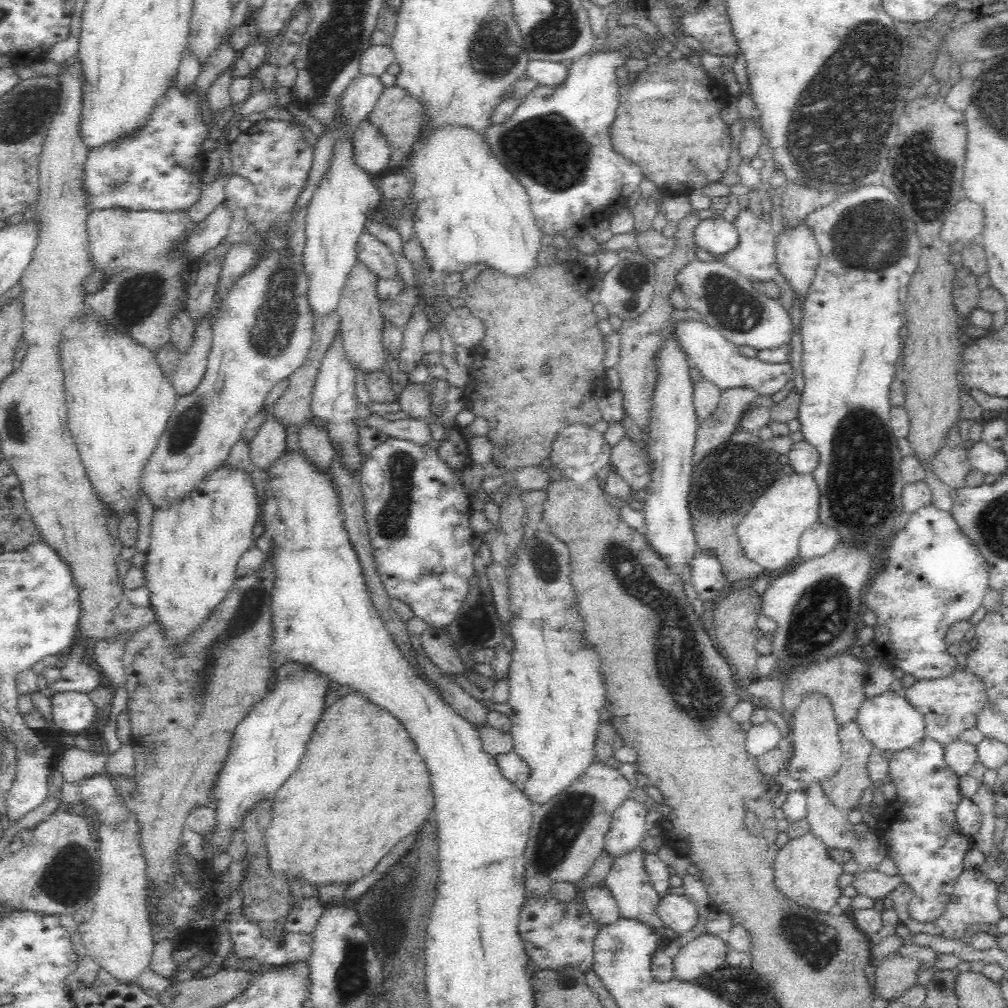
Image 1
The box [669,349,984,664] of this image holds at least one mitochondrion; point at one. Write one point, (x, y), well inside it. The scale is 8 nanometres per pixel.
(861, 473)

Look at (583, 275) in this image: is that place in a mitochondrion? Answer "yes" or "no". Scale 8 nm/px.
no

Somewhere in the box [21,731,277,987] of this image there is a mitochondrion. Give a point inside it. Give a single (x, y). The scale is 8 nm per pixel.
(67, 879)

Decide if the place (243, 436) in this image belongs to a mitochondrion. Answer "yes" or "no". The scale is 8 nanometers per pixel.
no

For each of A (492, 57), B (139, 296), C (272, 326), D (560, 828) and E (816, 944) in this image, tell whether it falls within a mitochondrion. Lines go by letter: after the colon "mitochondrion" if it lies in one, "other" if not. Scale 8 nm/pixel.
A: mitochondrion
B: mitochondrion
C: mitochondrion
D: mitochondrion
E: mitochondrion

